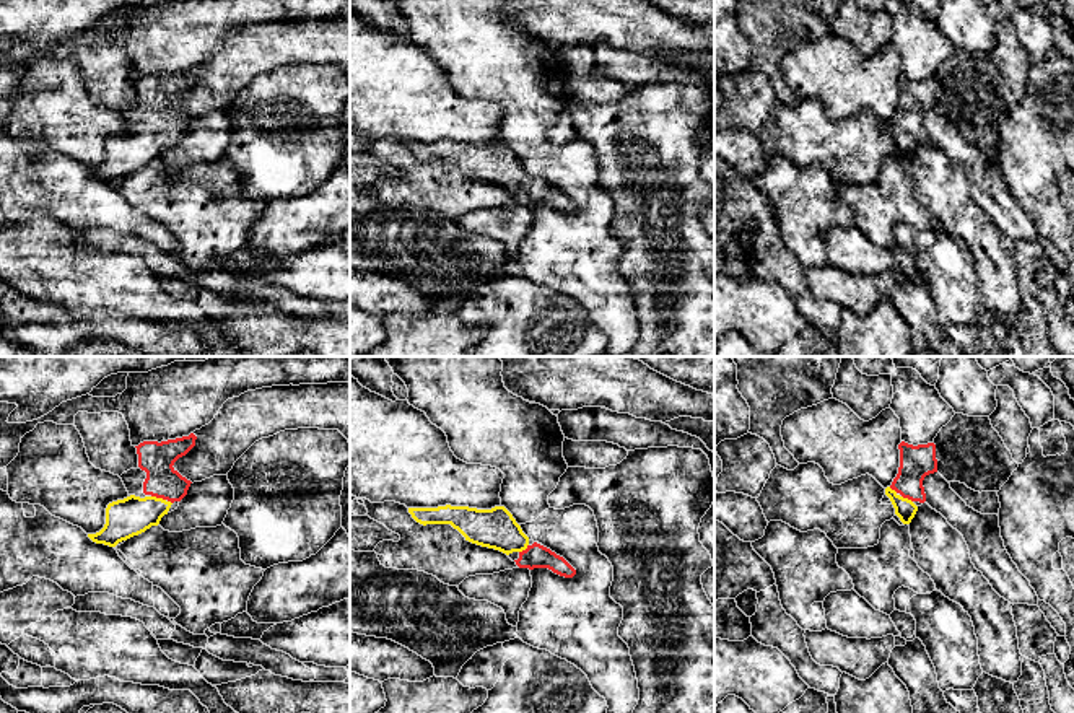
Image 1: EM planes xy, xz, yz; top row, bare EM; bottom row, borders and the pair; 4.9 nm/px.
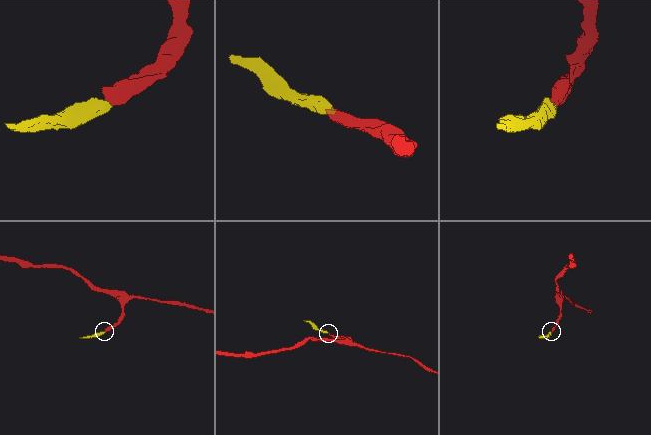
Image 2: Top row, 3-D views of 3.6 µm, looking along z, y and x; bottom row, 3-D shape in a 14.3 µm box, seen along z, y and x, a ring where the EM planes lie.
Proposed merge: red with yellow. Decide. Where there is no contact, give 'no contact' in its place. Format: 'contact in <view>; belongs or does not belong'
contact in xy; belongs

